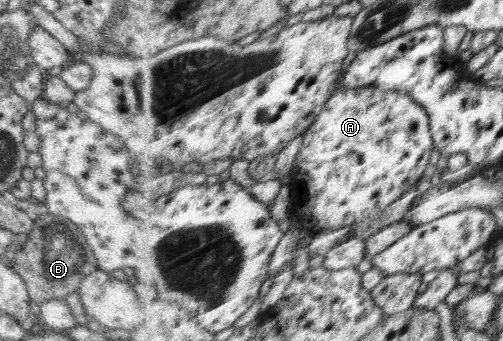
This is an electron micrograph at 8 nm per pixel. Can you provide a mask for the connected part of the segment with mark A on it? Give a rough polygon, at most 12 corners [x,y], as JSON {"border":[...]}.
{"border":[[340,89],[303,137],[290,219],[317,235],[424,177],[410,92]]}

